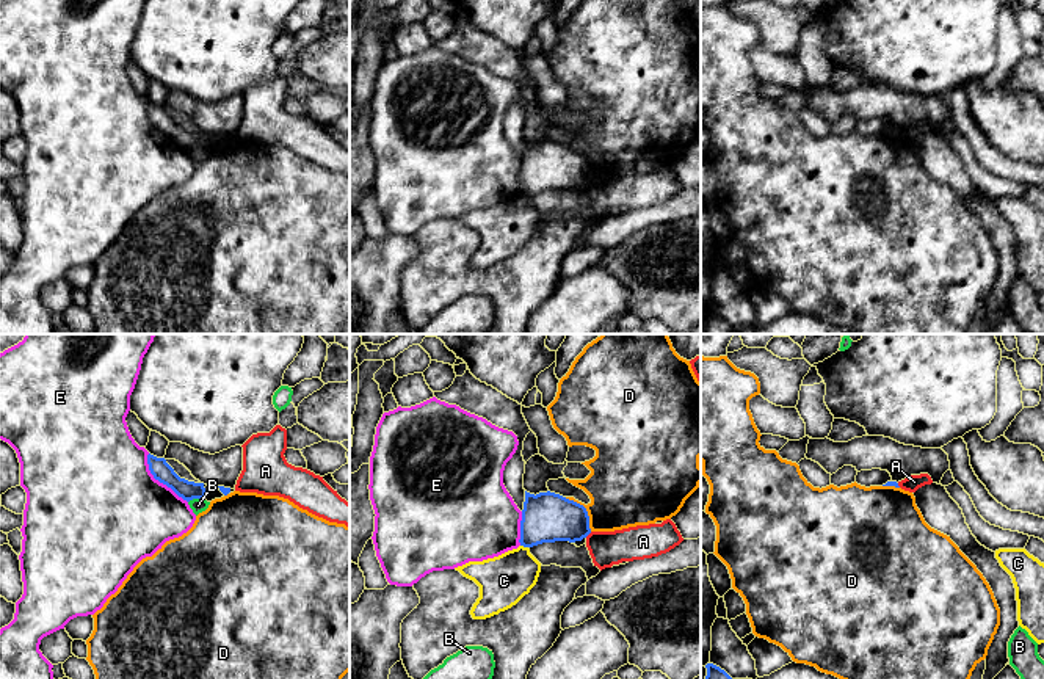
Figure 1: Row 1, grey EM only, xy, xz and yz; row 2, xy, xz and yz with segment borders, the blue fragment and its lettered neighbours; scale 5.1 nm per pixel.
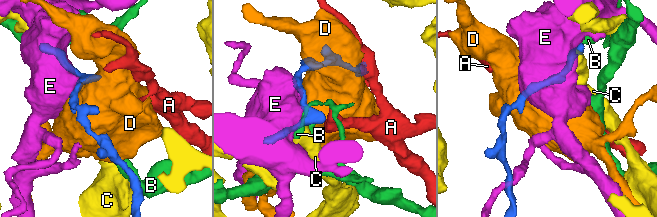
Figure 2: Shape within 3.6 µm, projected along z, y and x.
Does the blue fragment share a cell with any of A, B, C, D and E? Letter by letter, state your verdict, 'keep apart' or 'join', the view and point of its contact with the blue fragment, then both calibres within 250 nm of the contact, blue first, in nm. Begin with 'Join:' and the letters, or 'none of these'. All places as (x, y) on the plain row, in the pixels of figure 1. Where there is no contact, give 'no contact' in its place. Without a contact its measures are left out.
Join: none of these
A: keep apart; meets blue in xz at (588, 182); 260 nm thick on the blue side, 180 nm on the other
B: keep apart; meets blue in xy at (196, 146); 100 nm thick on the blue side, 80 nm on the other
C: keep apart; meets blue in xz at (524, 195); 260 nm thick on the blue side, 260 nm on the other
D: keep apart; meets blue in xz at (585, 159); 260 nm thick on the blue side, 400 nm on the other
E: keep apart; meets blue in xy at (159, 129); 100 nm thick on the blue side, 480 nm on the other

